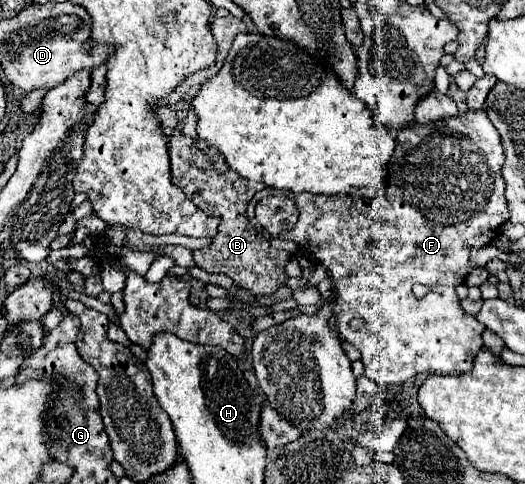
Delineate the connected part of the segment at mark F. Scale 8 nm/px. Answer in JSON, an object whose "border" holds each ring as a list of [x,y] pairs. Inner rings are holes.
{"border":[[[467,109],[465,113],[447,117],[447,119],[439,119],[433,123],[417,123],[411,121],[407,123],[403,129],[397,131],[397,147],[395,153],[391,157],[389,163],[389,177],[387,177],[387,191],[381,197],[373,197],[373,199],[365,199],[365,197],[357,197],[357,195],[315,195],[315,193],[293,193],[293,199],[301,211],[297,225],[287,231],[283,235],[283,239],[291,239],[295,243],[299,243],[303,247],[303,251],[315,259],[317,263],[321,263],[333,283],[333,293],[339,295],[335,297],[335,305],[333,305],[333,313],[339,317],[339,331],[343,333],[343,337],[355,345],[361,353],[361,361],[365,365],[365,375],[371,377],[373,381],[377,381],[377,385],[395,384],[401,385],[403,381],[415,377],[415,375],[461,375],[461,373],[469,373],[473,367],[473,359],[475,355],[481,351],[483,341],[481,341],[481,333],[485,331],[485,325],[479,323],[473,315],[467,315],[461,307],[459,307],[459,297],[455,295],[455,287],[461,285],[467,275],[475,269],[469,253],[473,247],[485,247],[491,245],[499,239],[503,223],[509,219],[509,207],[507,207],[507,199],[505,199],[505,185],[503,185],[503,177],[501,177],[501,167],[503,167],[503,147],[499,141],[499,133],[495,129],[495,125],[489,121],[485,109],[473,111]],[[353,317],[361,317],[365,319],[365,327],[363,331],[351,331],[349,329],[349,321]]]}

